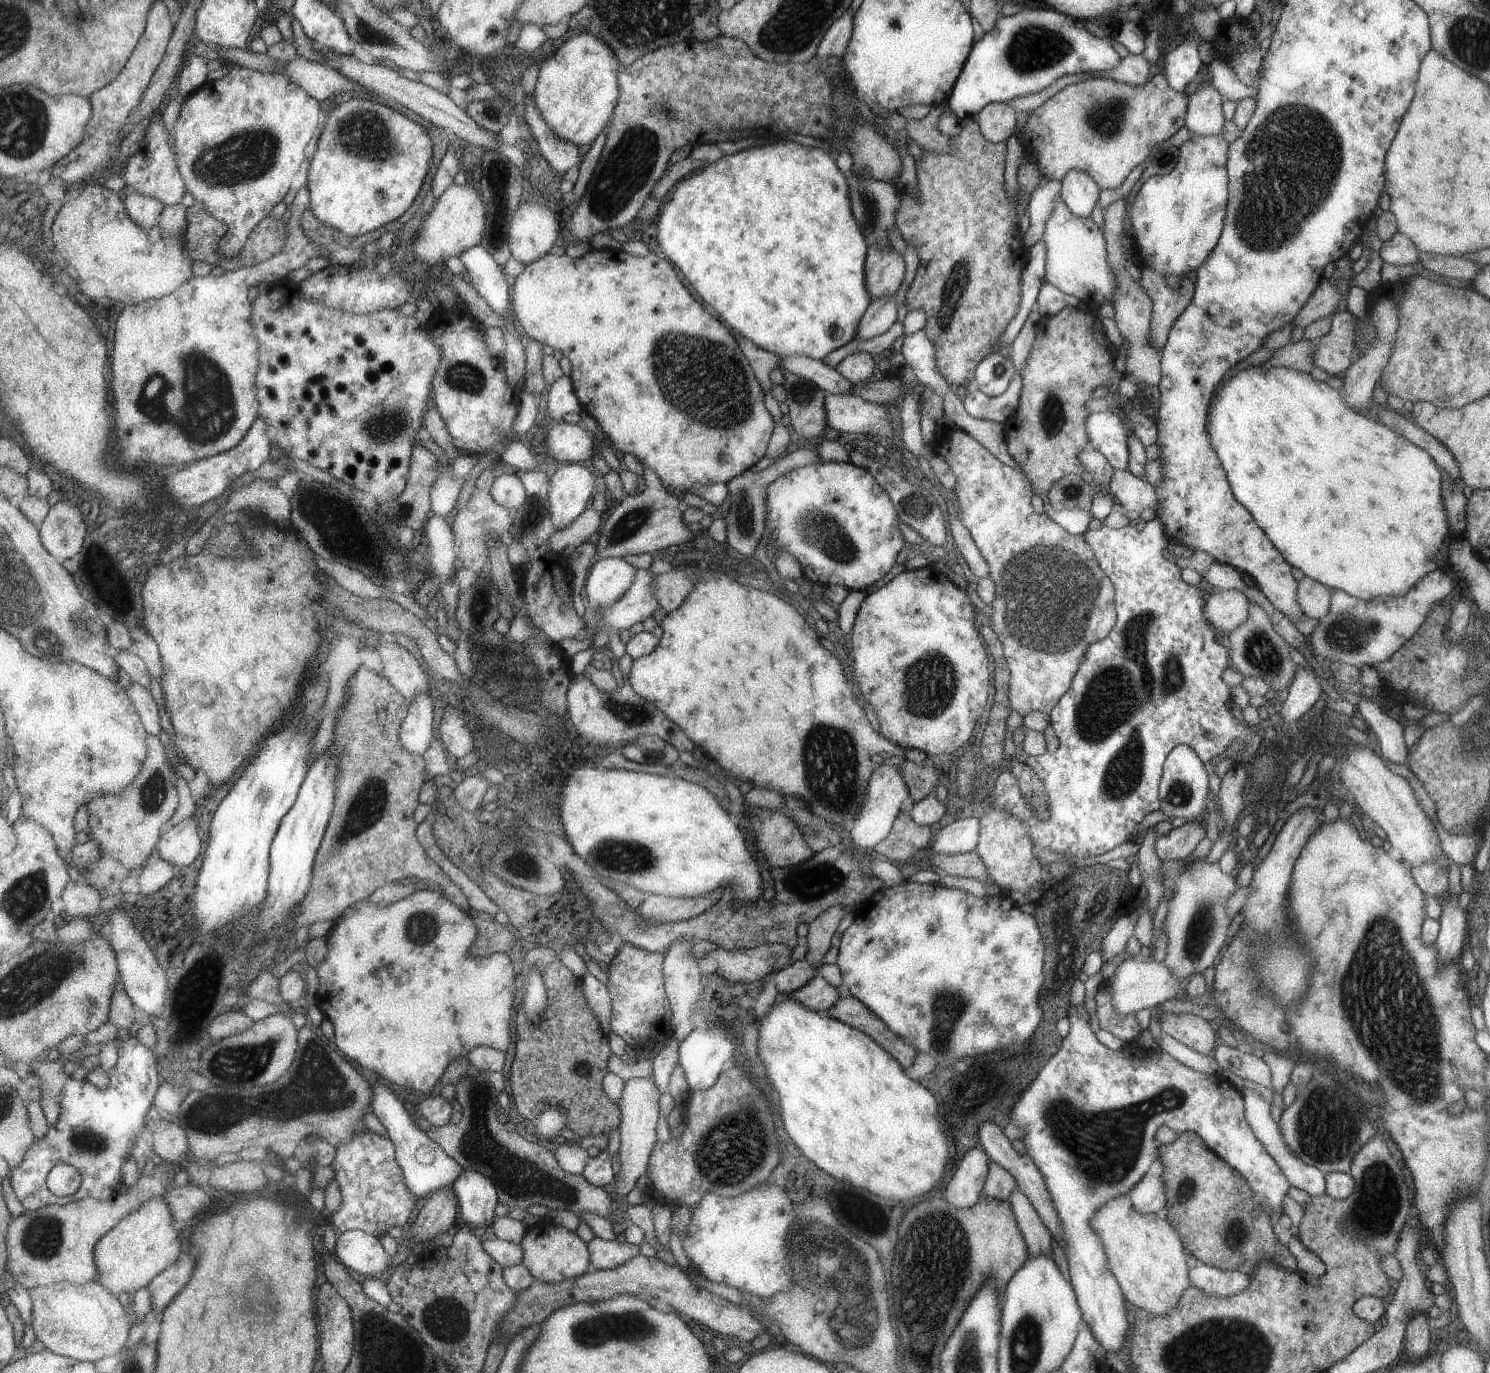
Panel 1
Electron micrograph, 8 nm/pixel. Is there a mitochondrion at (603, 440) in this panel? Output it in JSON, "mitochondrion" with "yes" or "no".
{"mitochondrion":"no"}

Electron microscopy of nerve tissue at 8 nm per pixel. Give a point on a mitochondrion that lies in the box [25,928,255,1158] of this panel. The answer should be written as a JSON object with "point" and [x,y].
{"point":[88,1140]}

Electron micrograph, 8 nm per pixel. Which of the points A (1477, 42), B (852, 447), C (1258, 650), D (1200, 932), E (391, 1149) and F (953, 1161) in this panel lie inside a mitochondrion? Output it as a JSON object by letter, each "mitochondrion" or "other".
{"A":"mitochondrion","B":"other","C":"mitochondrion","D":"mitochondrion","E":"other","F":"other"}

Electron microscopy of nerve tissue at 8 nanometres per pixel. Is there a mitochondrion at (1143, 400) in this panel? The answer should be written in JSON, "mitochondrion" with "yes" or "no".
{"mitochondrion":"no"}

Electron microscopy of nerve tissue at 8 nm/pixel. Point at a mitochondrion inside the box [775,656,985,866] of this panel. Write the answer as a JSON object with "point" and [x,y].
{"point":[830,760]}

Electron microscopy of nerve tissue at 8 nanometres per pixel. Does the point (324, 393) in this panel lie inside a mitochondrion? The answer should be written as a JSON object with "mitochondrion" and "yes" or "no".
{"mitochondrion":"no"}

